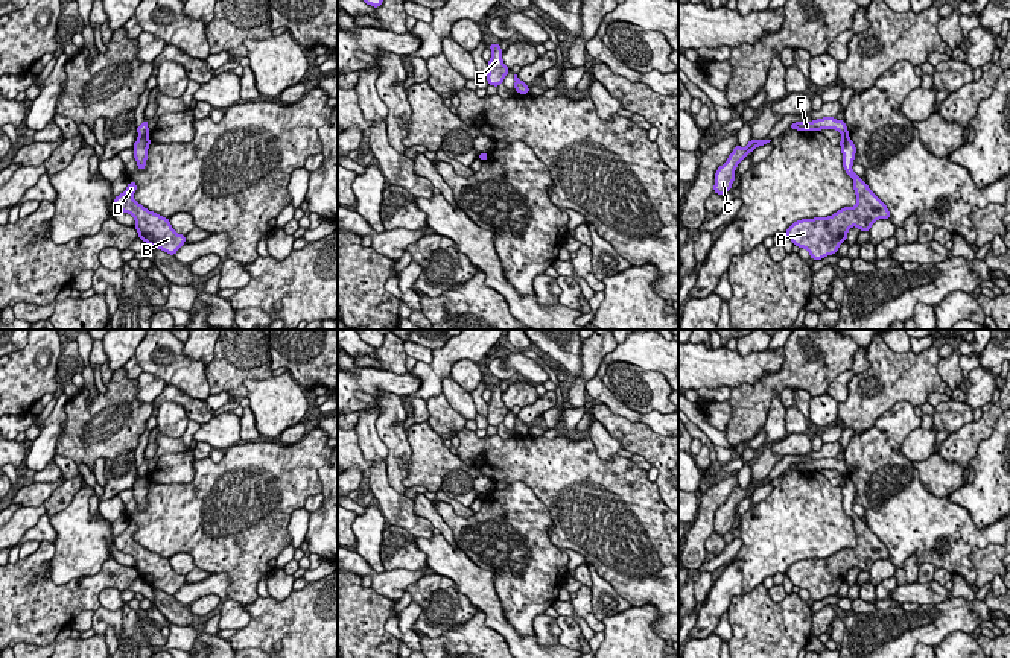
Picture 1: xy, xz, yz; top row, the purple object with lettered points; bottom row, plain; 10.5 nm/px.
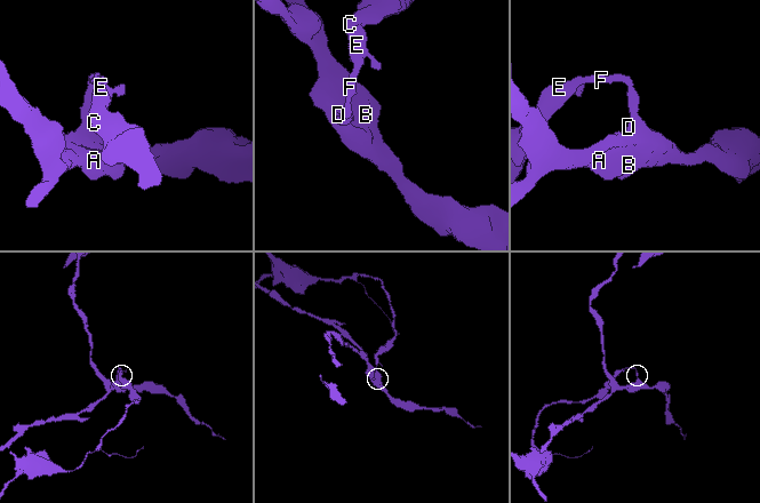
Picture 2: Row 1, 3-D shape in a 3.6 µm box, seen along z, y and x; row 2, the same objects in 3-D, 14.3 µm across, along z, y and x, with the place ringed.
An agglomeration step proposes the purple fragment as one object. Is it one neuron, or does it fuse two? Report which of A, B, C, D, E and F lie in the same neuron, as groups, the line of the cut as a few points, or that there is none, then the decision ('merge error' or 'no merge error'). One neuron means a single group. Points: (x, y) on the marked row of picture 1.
A B D / C E F | xy (139, 134), (146, 136) | merge error

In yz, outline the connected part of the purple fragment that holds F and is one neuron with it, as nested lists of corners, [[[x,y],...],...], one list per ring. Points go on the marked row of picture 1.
[[[823,117],[812,122],[796,122],[789,129],[797,131],[821,131],[821,129],[837,129],[841,135],[849,135],[844,120],[837,120],[834,117]]]

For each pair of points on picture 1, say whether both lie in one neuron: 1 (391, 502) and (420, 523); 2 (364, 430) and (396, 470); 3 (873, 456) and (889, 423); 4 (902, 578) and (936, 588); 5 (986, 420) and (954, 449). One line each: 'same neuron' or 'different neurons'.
1: same neuron
2: different neurons
3: same neuron
4: different neurons
5: same neuron

